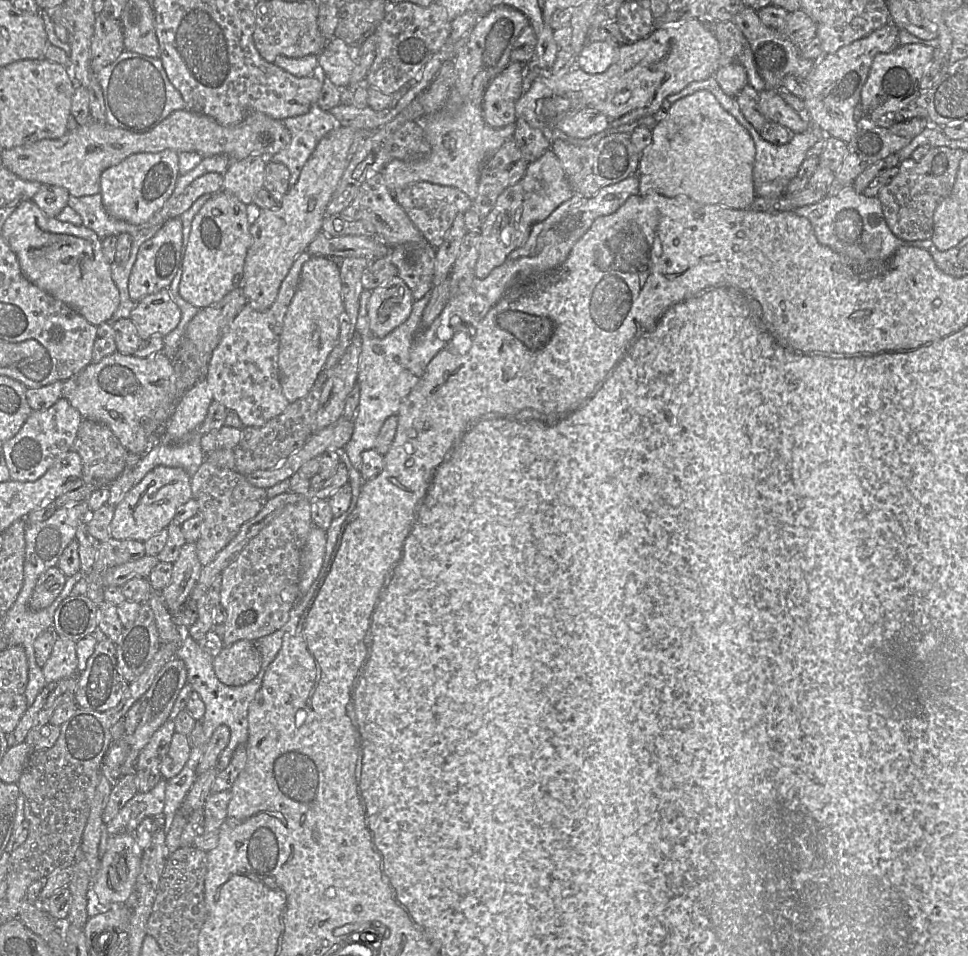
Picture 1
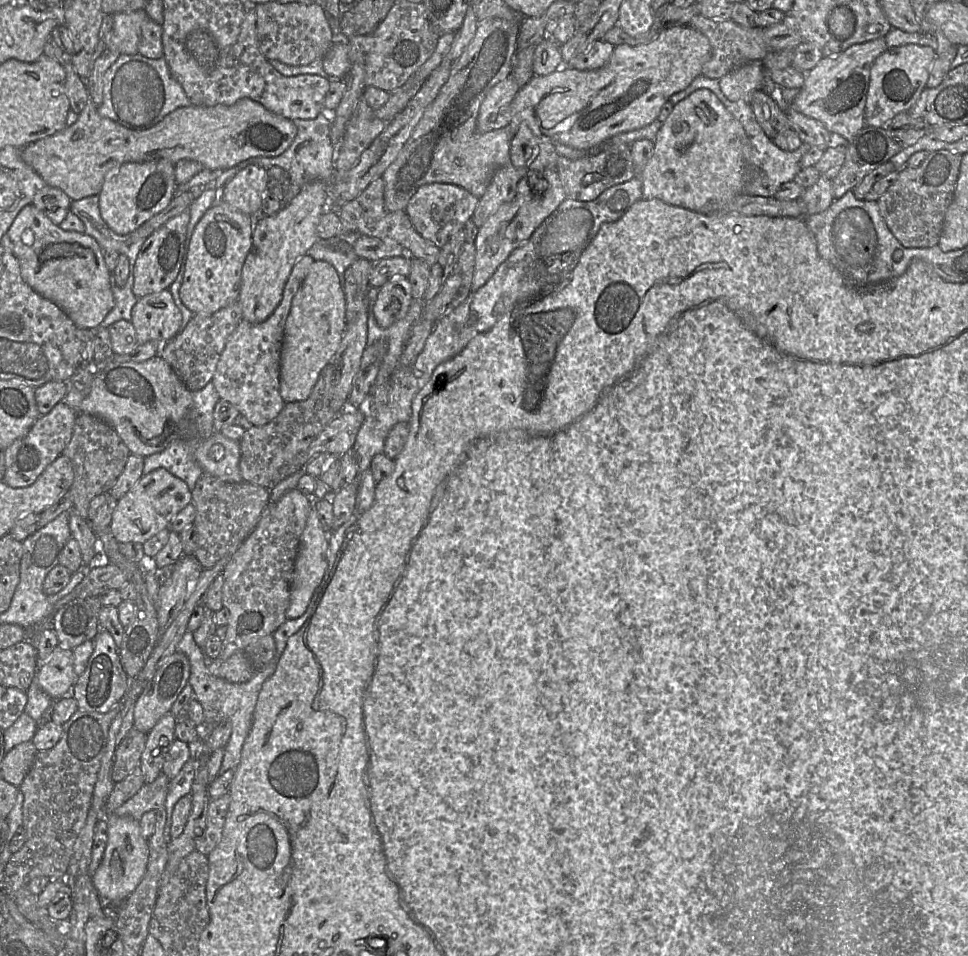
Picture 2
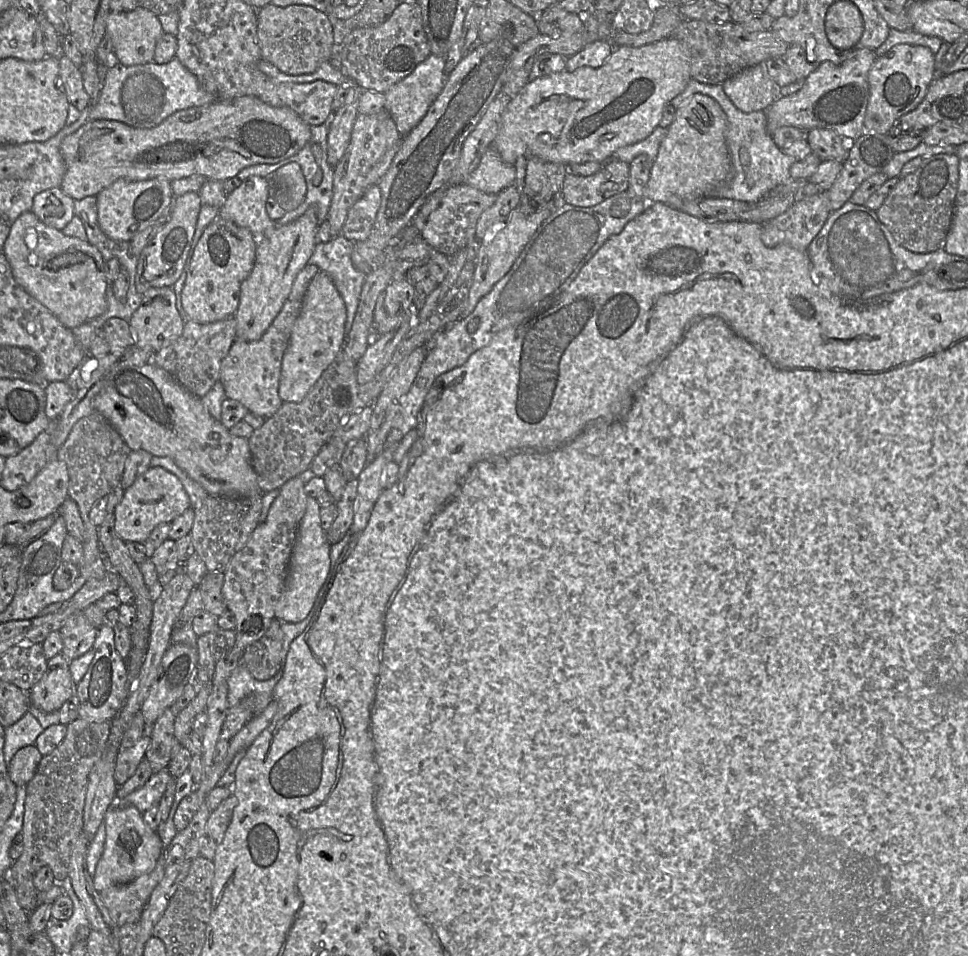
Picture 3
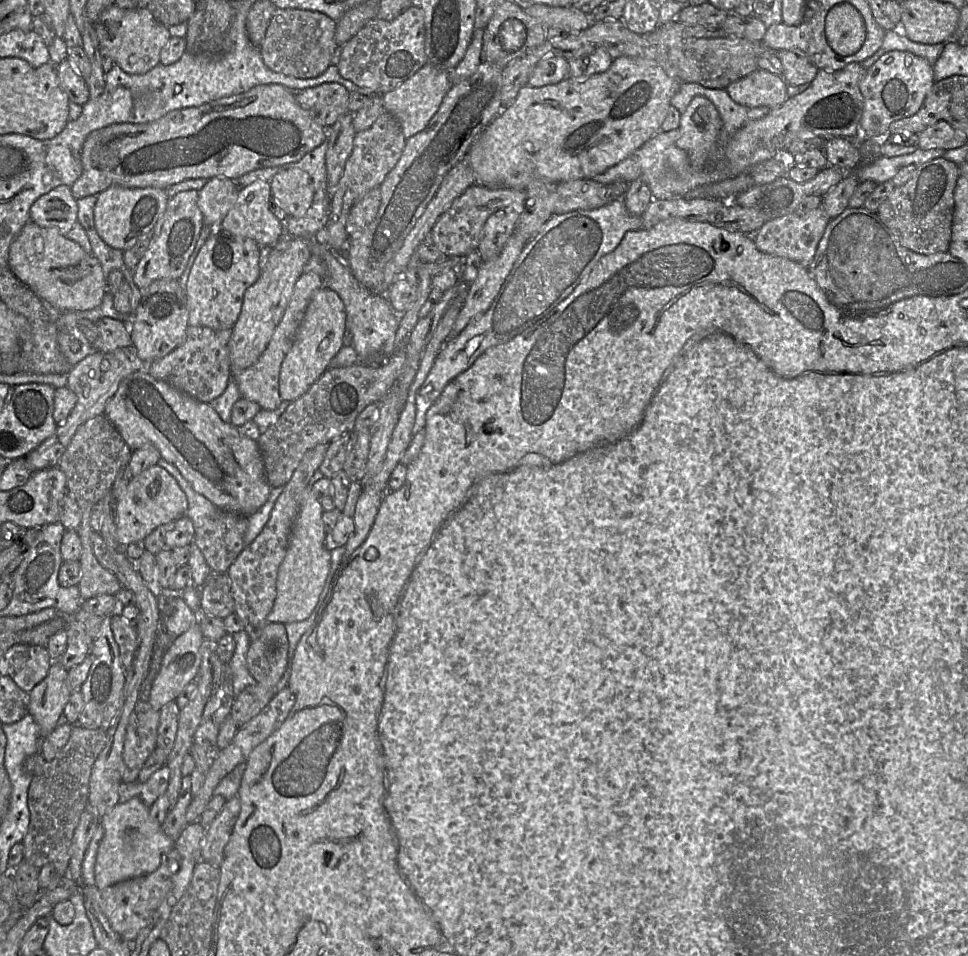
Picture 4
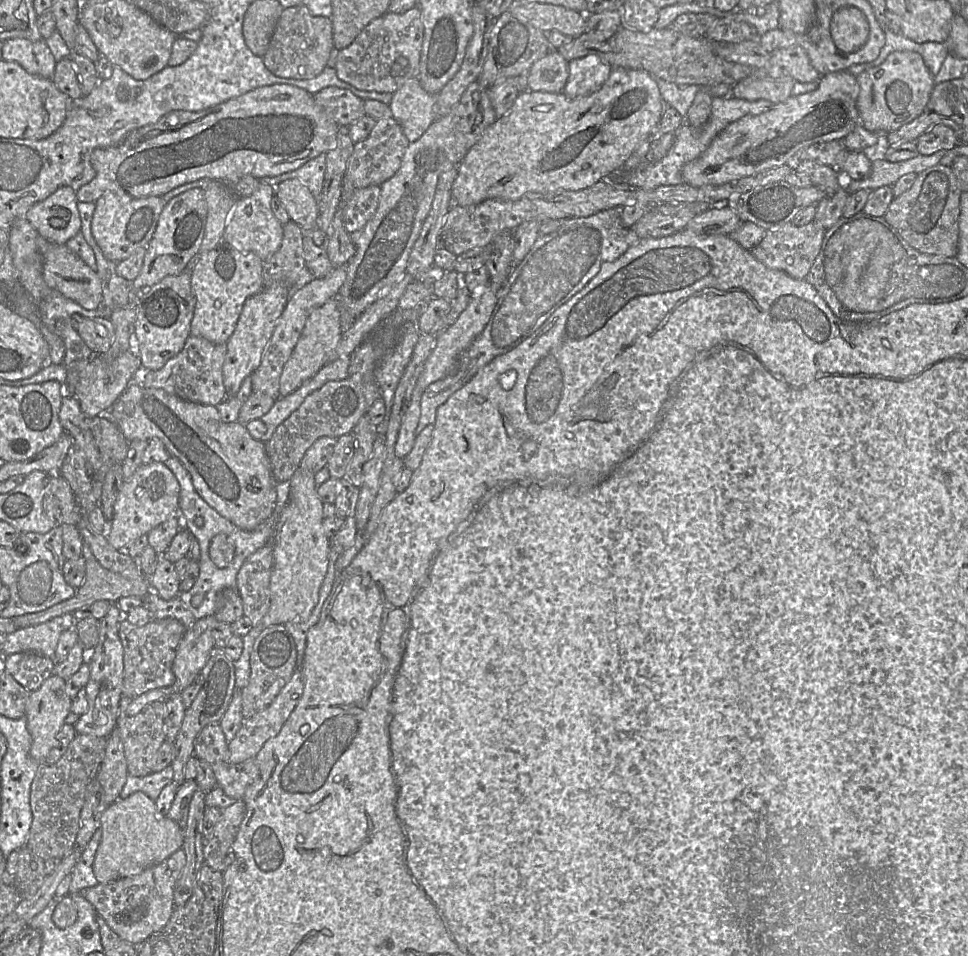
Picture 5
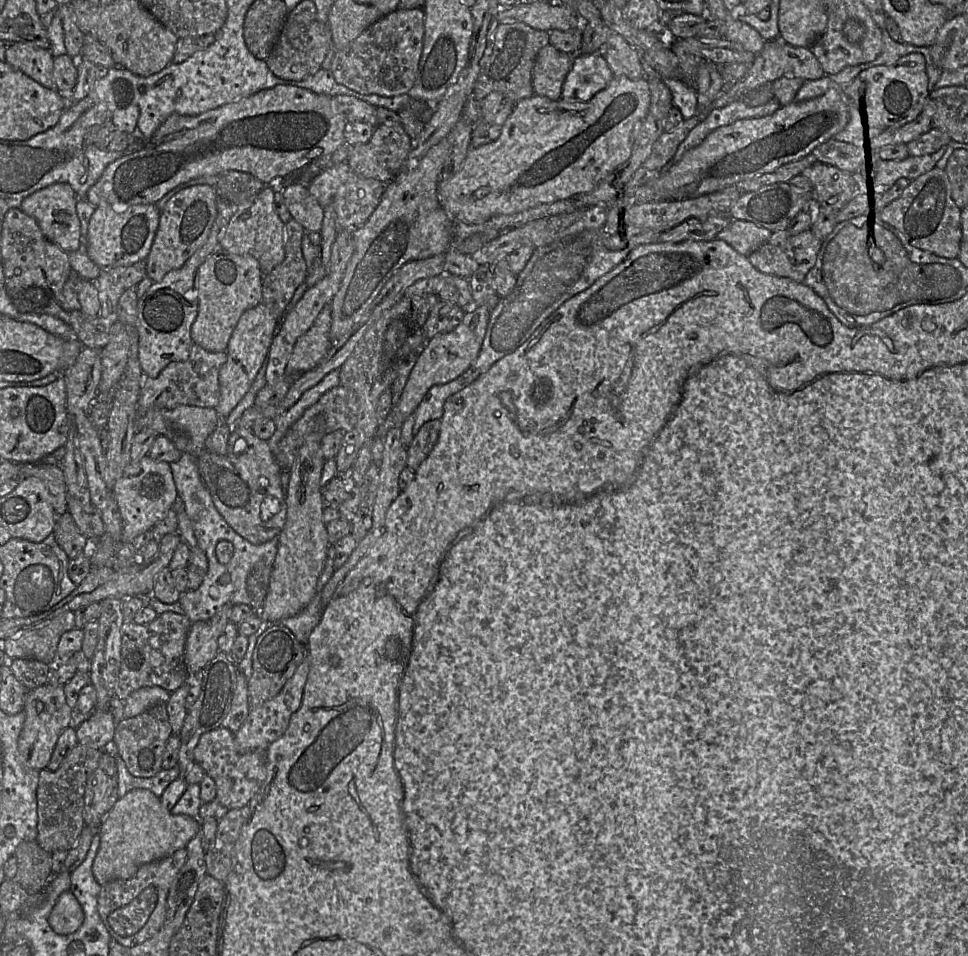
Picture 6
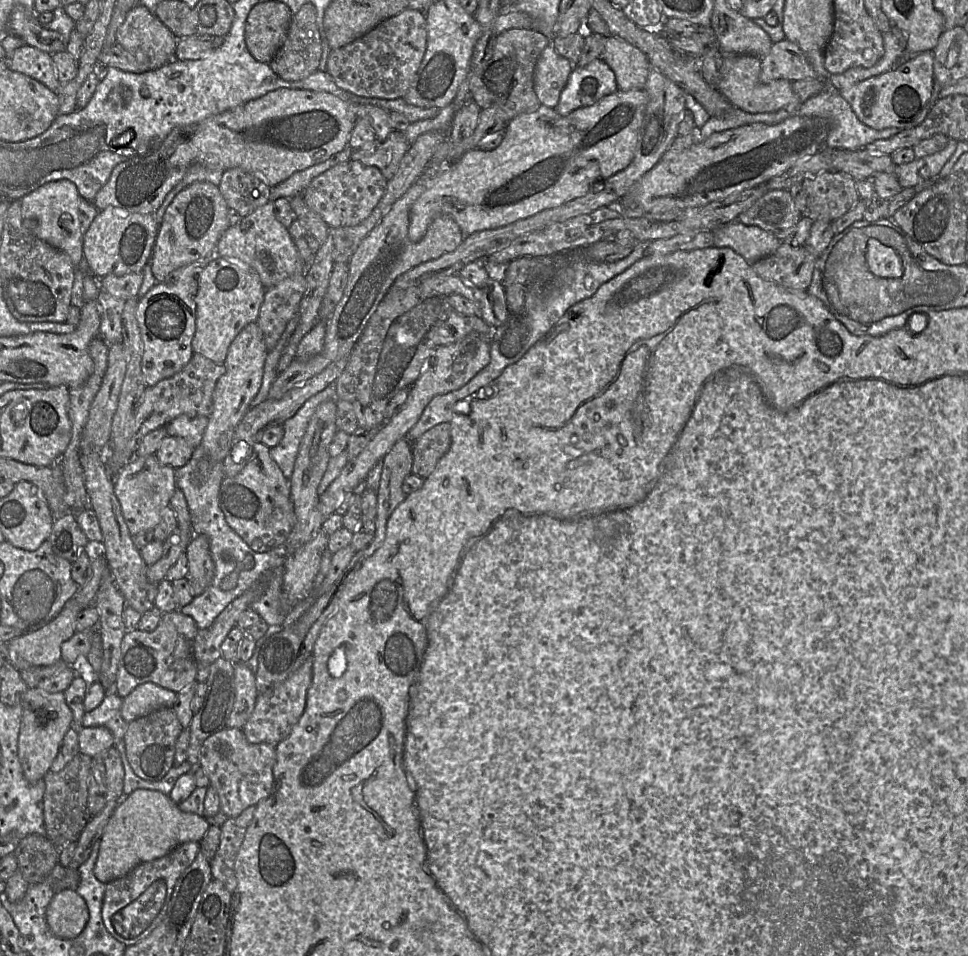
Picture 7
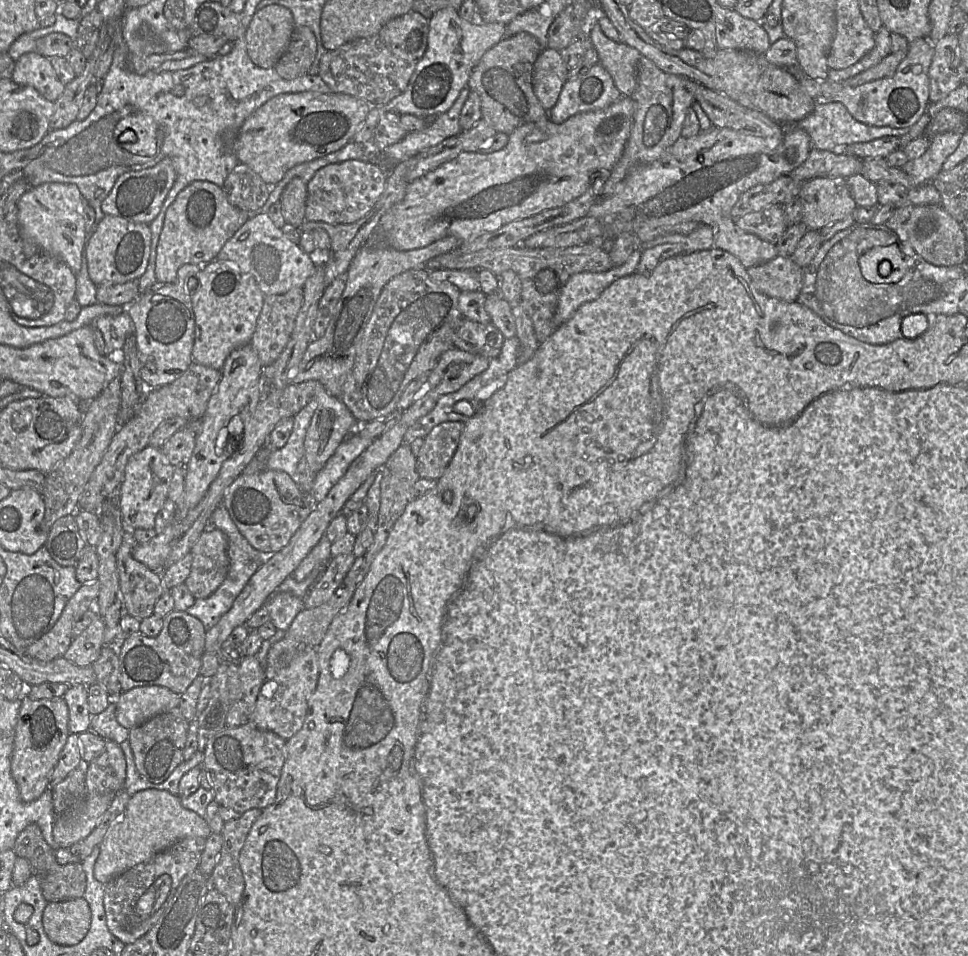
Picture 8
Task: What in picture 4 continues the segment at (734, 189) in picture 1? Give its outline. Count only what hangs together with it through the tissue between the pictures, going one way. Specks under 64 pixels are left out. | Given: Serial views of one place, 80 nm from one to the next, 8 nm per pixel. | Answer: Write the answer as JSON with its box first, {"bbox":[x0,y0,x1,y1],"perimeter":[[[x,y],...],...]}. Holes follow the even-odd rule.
{"bbox":[676,97,722,168],"perimeter":[[[694,97],[681,114],[676,141],[687,153],[692,168],[703,168],[721,127],[722,120],[714,104],[705,97]]]}

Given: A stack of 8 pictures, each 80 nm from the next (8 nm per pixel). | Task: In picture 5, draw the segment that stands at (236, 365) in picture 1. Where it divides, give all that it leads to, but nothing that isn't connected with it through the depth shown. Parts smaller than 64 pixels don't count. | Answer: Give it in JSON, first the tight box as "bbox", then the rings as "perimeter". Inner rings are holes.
{"bbox":[249,266,346,400],"perimeter":[[[346,266],[334,267],[326,276],[314,277],[288,300],[263,353],[260,365],[249,376],[253,393],[261,392],[276,400],[281,397],[279,388],[283,367],[300,338],[308,316],[315,308],[322,306],[332,298],[338,297],[338,292],[346,279],[346,275]]]}

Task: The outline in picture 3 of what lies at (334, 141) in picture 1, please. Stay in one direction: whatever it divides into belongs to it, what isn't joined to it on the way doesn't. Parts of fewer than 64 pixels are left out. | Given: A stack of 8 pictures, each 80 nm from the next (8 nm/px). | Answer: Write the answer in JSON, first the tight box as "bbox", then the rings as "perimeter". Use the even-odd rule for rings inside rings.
{"bbox":[235,207,319,341],"perimeter":[[[309,207],[297,220],[286,225],[276,224],[258,237],[253,269],[240,288],[235,314],[236,339],[257,341],[269,328],[281,311],[297,274],[307,265],[315,249],[319,224],[316,209]]]}

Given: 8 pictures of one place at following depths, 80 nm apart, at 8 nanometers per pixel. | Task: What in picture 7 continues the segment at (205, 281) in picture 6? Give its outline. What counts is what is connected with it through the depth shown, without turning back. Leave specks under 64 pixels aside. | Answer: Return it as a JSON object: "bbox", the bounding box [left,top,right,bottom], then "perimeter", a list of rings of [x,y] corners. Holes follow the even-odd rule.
{"bbox":[192,257,265,364],"perimeter":[[[217,257],[211,260],[197,276],[196,327],[192,350],[216,364],[226,360],[229,346],[250,323],[256,322],[264,300],[265,287],[257,272],[233,259]]]}

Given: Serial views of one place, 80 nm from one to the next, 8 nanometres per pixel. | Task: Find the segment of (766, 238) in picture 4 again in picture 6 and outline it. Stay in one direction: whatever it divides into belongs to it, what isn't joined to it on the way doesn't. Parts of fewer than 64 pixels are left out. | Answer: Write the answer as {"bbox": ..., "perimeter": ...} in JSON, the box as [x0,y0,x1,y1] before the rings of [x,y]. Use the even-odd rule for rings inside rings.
{"bbox":[748,230,821,283],"perimeter":[[[780,230],[772,232],[769,240],[749,255],[748,259],[757,270],[764,274],[804,283],[807,273],[815,265],[820,247],[821,240],[811,230],[805,230],[796,235],[791,235],[788,230]]]}

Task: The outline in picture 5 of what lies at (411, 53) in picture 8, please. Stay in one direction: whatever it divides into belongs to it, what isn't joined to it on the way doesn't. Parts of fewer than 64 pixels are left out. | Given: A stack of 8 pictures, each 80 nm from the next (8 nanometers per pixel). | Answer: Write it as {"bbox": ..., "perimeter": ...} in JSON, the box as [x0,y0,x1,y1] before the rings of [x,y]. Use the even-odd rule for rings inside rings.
{"bbox":[334,6,424,93],"perimeter":[[[416,6],[402,14],[390,13],[372,20],[347,47],[339,50],[334,67],[337,77],[359,90],[394,93],[407,80],[418,78],[424,39],[421,9]]]}

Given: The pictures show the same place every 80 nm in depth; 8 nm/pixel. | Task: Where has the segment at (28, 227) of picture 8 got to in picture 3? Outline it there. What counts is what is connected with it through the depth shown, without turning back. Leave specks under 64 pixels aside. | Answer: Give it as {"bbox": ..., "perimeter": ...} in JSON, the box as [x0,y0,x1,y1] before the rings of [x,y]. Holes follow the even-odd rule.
{"bbox":[31,187,74,231],"perimeter":[[[53,187],[34,196],[31,211],[41,222],[61,231],[74,217],[74,200],[60,187]]]}

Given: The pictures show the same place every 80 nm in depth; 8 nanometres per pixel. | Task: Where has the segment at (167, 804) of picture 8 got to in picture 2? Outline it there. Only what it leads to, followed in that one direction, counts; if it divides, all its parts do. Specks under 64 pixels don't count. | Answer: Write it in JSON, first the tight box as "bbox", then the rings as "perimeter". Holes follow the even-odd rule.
{"bbox":[92,814,149,900],"perimeter":[[[106,814],[108,840],[103,858],[92,875],[92,882],[102,898],[125,900],[143,879],[149,858],[148,839],[141,835],[139,820],[130,816]]]}

